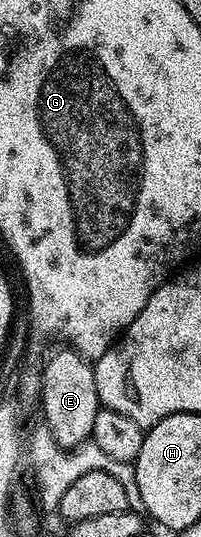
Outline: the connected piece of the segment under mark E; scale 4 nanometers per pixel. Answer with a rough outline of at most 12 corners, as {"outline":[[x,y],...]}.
{"outline":[[64,345],[39,372],[46,430],[91,440],[102,404],[93,364]]}

